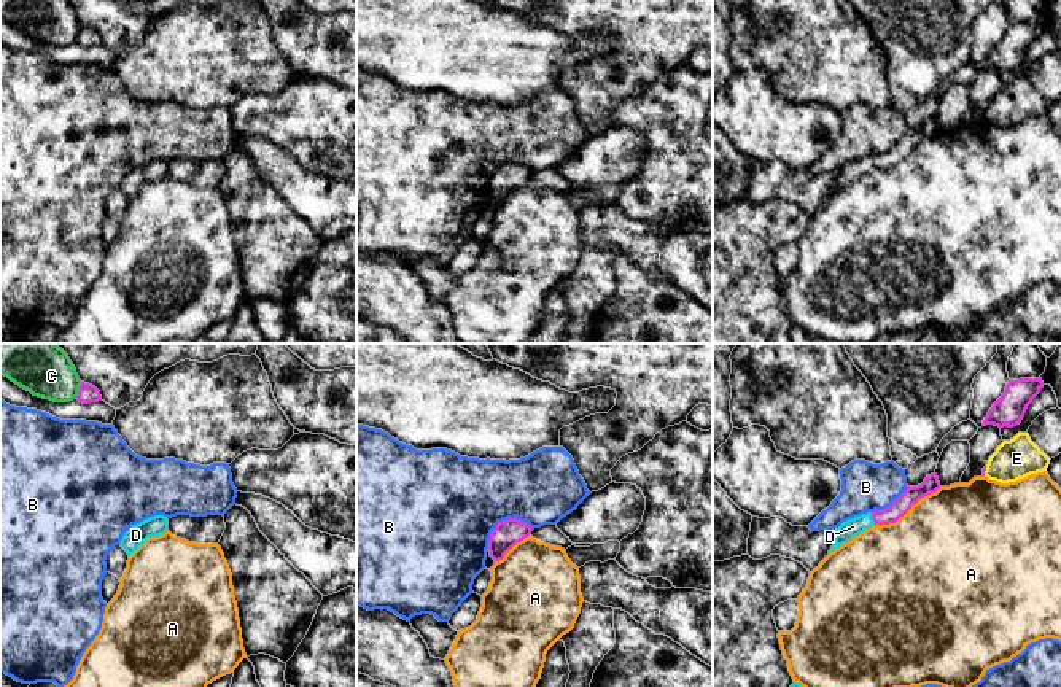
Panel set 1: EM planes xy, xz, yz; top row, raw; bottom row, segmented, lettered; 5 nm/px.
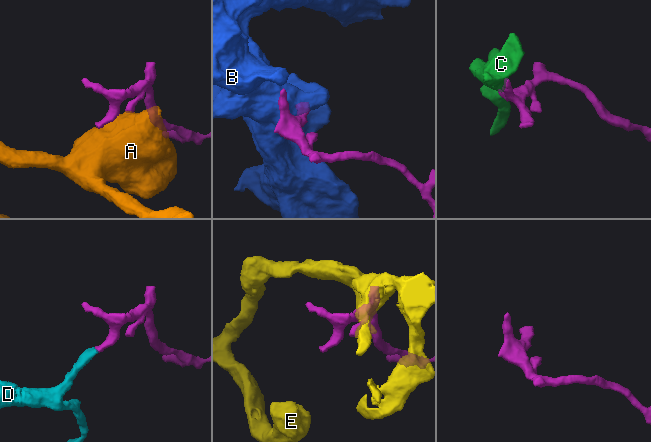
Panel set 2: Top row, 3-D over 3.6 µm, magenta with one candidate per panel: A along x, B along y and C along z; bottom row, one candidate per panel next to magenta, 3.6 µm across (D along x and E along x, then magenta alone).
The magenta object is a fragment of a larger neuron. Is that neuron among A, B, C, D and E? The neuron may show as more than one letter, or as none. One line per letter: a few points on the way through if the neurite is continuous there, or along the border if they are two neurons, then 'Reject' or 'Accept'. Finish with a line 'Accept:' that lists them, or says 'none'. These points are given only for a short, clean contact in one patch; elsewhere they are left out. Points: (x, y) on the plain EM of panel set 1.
A: Reject
B: Reject
C: Reject
D: Path across: yz (912, 139), (891, 158), (872, 161), (853, 170). Accept
E: Reject
Accept: D

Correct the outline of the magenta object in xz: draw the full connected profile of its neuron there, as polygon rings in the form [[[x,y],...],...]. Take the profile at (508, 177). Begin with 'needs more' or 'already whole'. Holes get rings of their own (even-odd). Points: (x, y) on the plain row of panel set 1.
already whole; [[[507,162],[496,169],[488,183],[488,196],[495,205],[504,199],[520,184],[531,178],[533,172],[517,162]]]

